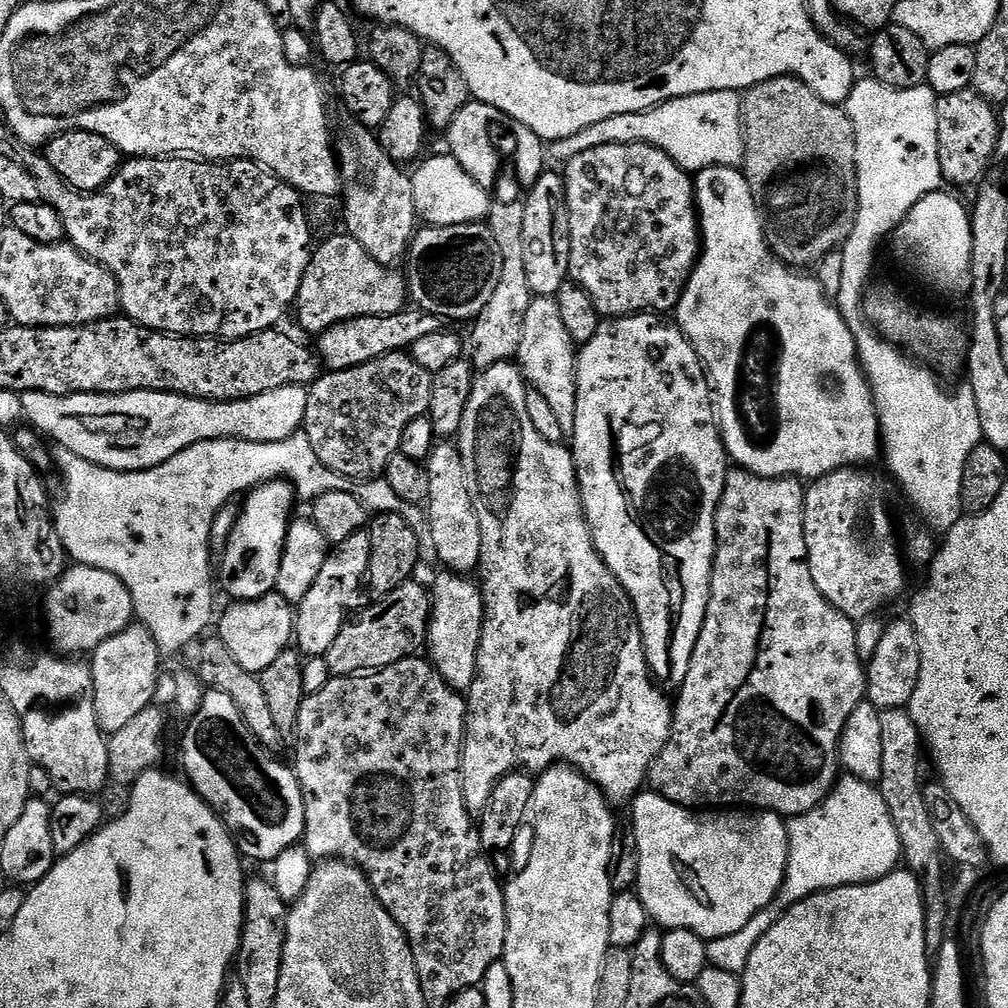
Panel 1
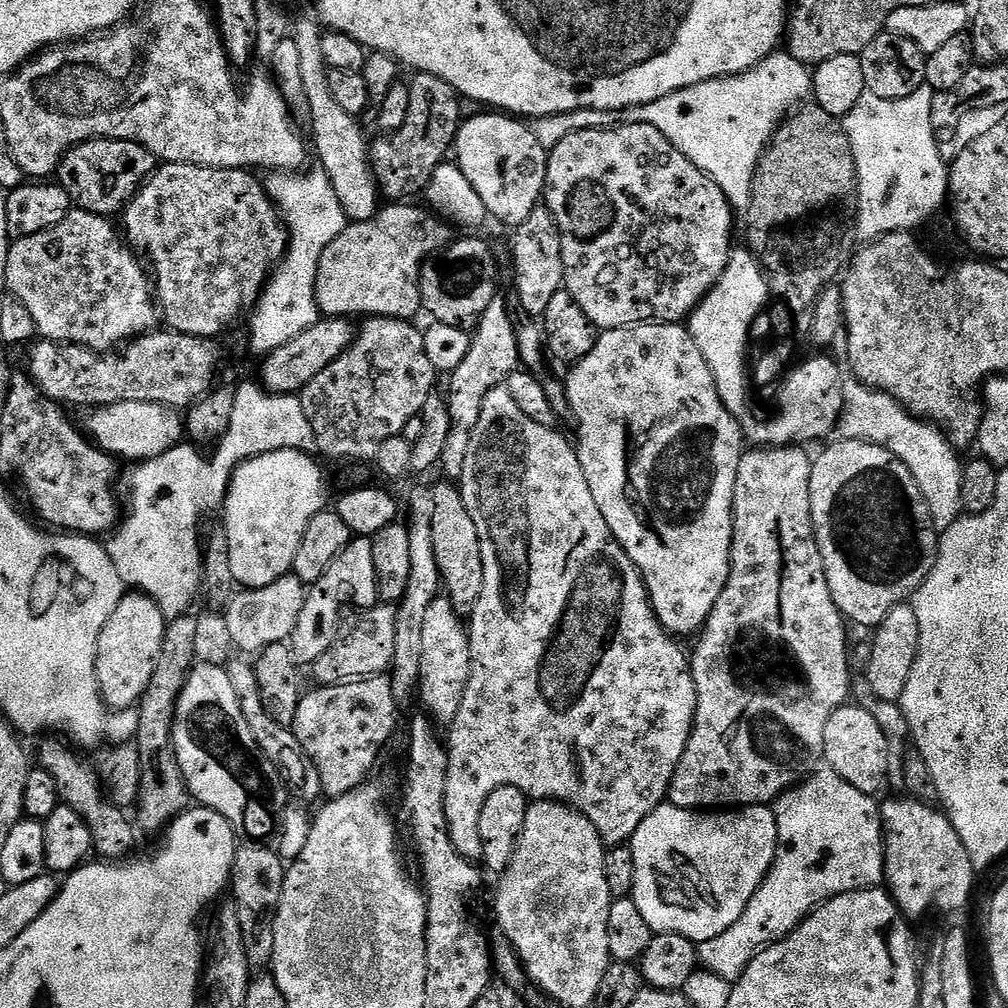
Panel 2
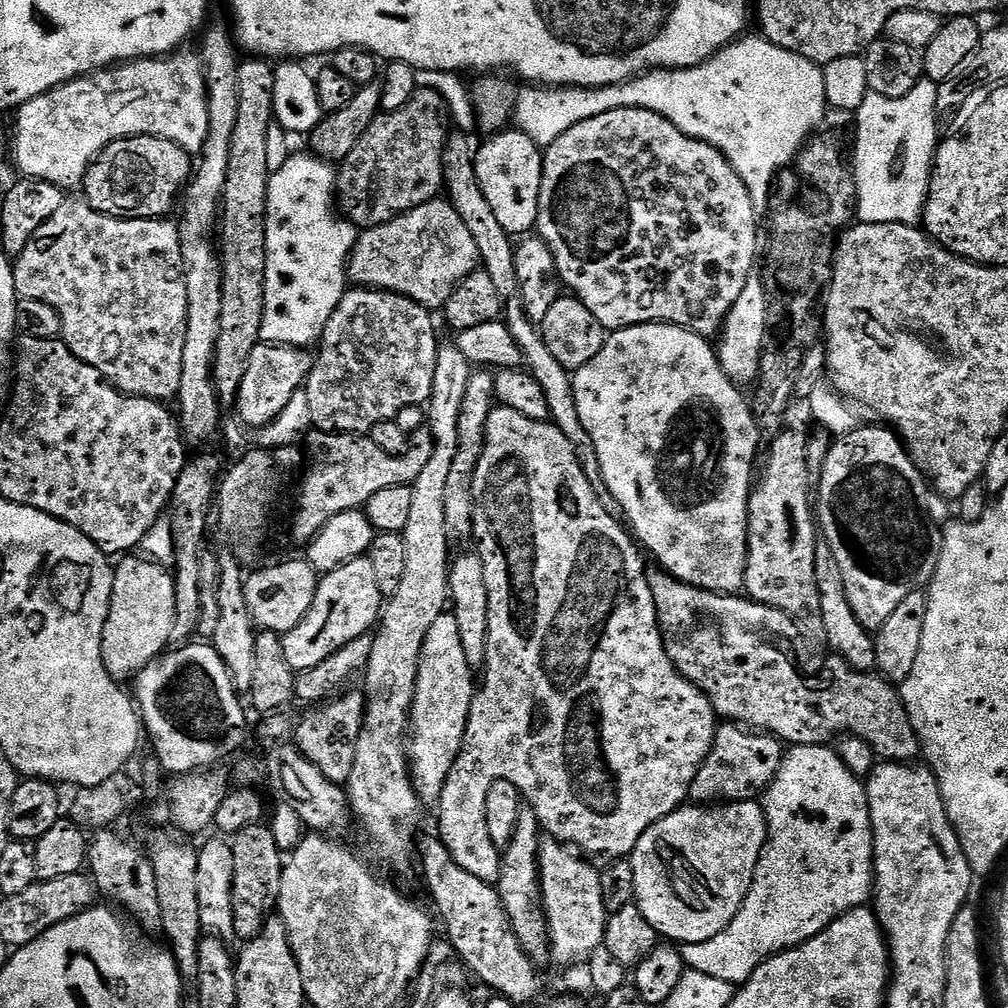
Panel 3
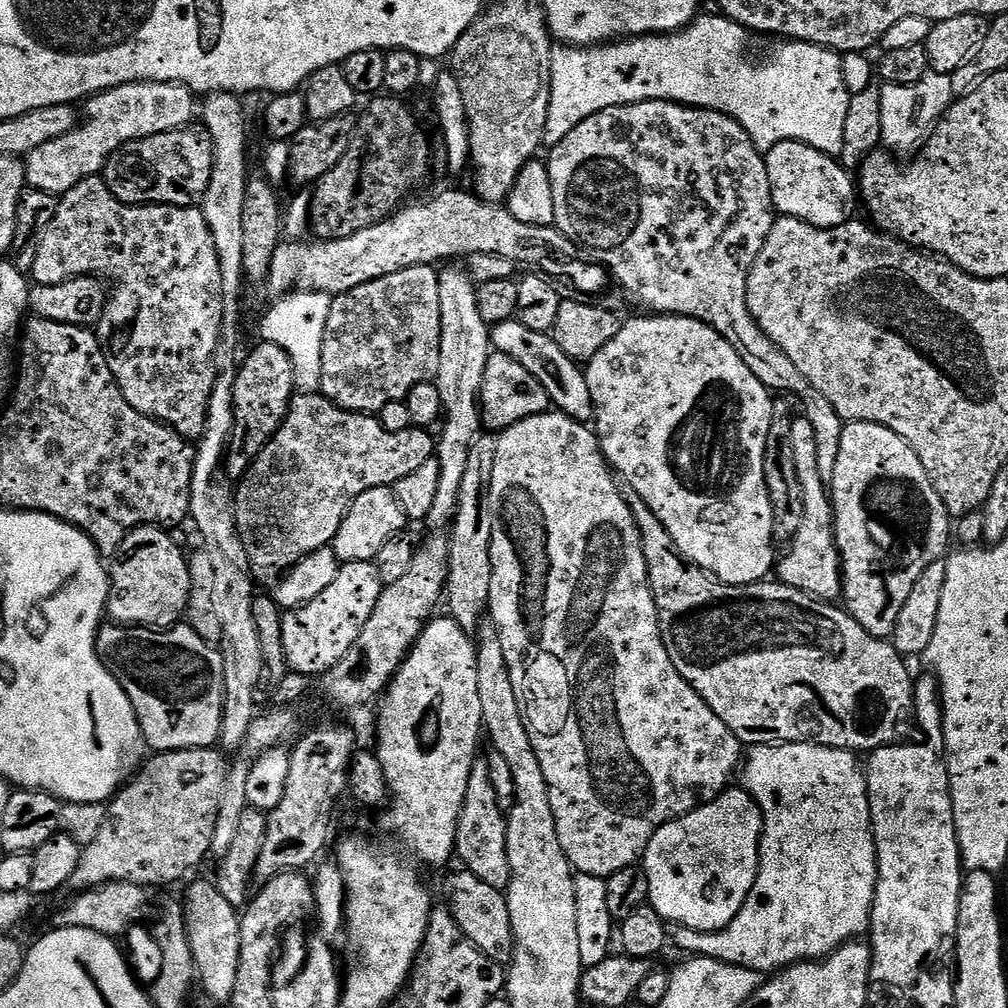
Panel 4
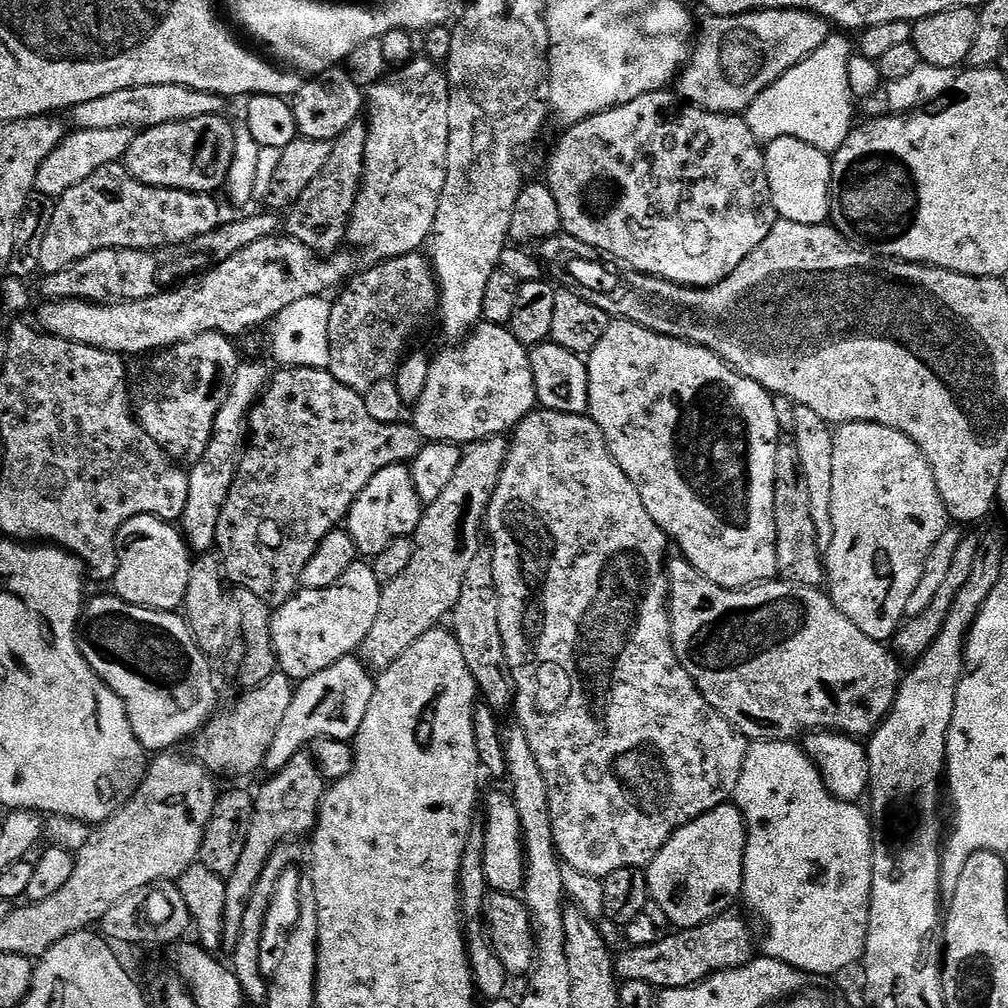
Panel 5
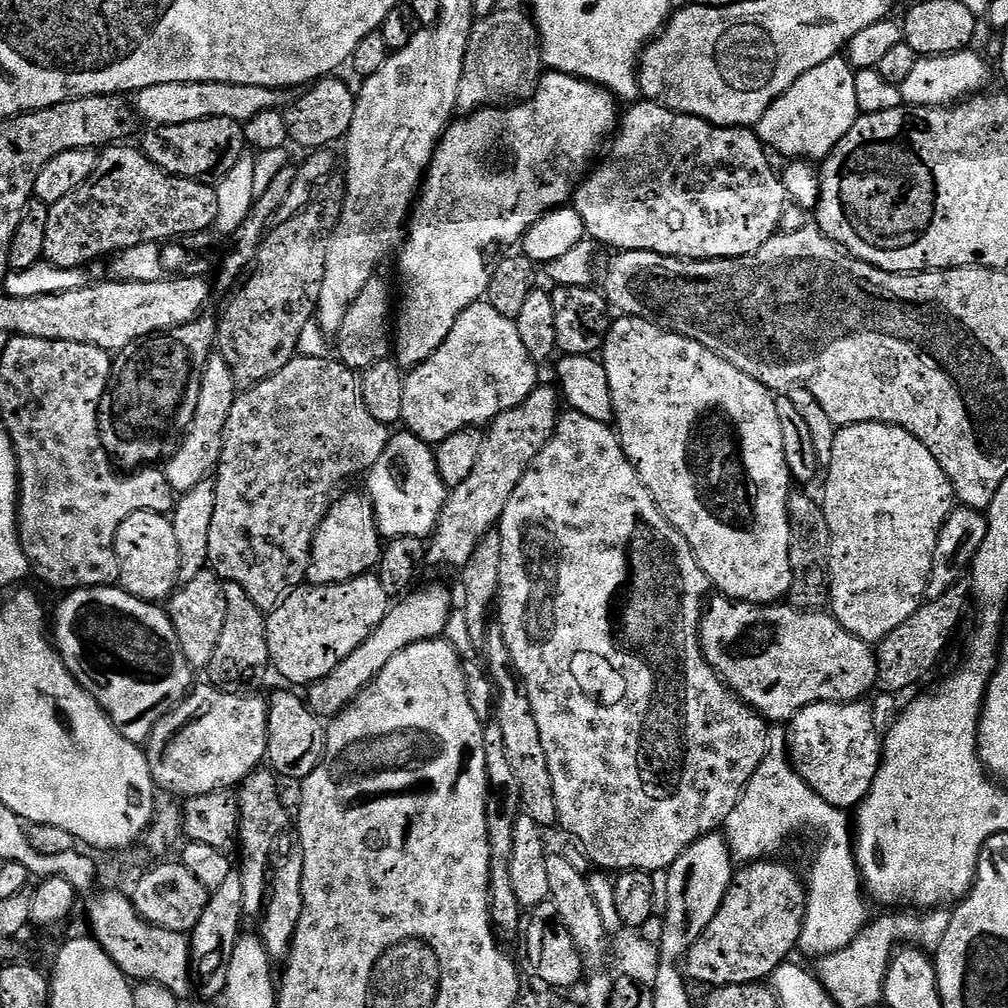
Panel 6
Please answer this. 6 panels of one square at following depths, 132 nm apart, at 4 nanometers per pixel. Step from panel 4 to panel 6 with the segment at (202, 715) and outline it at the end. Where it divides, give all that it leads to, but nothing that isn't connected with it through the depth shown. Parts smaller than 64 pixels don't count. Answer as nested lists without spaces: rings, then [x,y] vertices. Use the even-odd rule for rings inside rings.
[[[109,586],[107,588],[78,588],[74,592],[69,592],[63,597],[64,601],[56,608],[54,612],[54,643],[60,658],[63,660],[68,672],[74,679],[83,686],[91,696],[99,702],[100,707],[108,713],[108,719],[129,738],[146,738],[152,732],[152,725],[157,724],[167,712],[171,712],[185,696],[188,695],[193,687],[194,669],[192,663],[182,654],[182,646],[178,642],[178,634],[172,625],[172,619],[169,618],[167,611],[159,603],[140,600],[137,596],[131,596],[119,586]]]

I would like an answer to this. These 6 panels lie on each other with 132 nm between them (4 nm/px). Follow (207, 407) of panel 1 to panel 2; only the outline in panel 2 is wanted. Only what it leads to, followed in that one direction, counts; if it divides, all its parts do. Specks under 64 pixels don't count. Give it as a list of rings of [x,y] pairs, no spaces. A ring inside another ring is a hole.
[[[136,402],[112,404],[93,411],[89,416],[91,417],[88,420],[88,428],[86,427],[89,437],[105,452],[121,459],[124,457],[136,460],[132,462],[143,462],[160,456],[175,447],[184,436],[184,422],[181,415],[175,409],[165,408],[160,404]]]

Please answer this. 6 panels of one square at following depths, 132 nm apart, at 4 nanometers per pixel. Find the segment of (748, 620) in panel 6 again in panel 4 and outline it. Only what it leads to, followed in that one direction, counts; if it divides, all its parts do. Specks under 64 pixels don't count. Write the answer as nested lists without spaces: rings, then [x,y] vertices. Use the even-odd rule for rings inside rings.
[[[633,488],[623,489],[624,501],[628,503],[632,511],[632,517],[636,528],[640,532],[642,542],[642,554],[646,558],[646,570],[648,571],[648,585],[652,591],[652,597],[658,610],[658,622],[662,642],[666,646],[666,654],[670,654],[670,662],[674,662],[674,670],[682,674],[682,678],[698,695],[704,699],[706,706],[718,714],[722,722],[740,740],[741,745],[751,746],[754,744],[821,744],[827,748],[847,748],[849,752],[857,754],[868,754],[873,749],[884,748],[888,744],[897,743],[900,727],[909,723],[914,712],[914,701],[912,689],[914,687],[914,676],[908,673],[905,657],[887,639],[871,636],[862,628],[843,607],[835,608],[827,604],[827,599],[808,595],[800,589],[791,588],[789,584],[779,582],[761,582],[759,584],[723,584],[721,580],[708,575],[702,568],[689,564],[674,546],[674,538],[658,522],[654,510],[646,506],[646,502],[636,493]]]

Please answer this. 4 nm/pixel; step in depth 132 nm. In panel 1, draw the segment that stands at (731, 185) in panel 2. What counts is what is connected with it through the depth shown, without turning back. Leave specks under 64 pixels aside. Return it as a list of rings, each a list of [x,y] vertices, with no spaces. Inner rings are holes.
[[[707,92],[668,100],[657,108],[634,114],[618,114],[614,118],[605,118],[603,122],[594,122],[594,126],[586,126],[586,130],[578,130],[570,138],[553,140],[547,145],[546,156],[549,161],[557,160],[560,166],[566,166],[578,154],[585,150],[594,150],[598,146],[611,144],[653,144],[662,150],[689,174],[701,172],[704,168],[735,168],[744,162],[744,117],[742,115],[742,96],[740,92]]]

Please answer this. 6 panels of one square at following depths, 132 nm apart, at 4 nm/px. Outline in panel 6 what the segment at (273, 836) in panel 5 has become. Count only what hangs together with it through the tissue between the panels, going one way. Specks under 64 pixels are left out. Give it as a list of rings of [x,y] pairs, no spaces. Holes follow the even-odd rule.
[[[233,874],[226,882],[211,893],[208,905],[204,907],[202,918],[190,933],[190,968],[194,980],[200,983],[200,992],[204,996],[219,997],[228,981],[228,963],[236,949],[236,941],[242,935],[240,916],[245,915],[244,895],[239,875]]]

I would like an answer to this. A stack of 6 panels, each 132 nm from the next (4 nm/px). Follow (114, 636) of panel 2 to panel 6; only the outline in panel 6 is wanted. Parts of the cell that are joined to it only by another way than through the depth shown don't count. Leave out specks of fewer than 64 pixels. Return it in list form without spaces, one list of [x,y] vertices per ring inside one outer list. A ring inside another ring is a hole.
[[[159,512],[130,514],[118,530],[116,557],[120,567],[119,587],[149,602],[164,602],[171,597],[180,580],[180,555],[178,538],[167,515]]]

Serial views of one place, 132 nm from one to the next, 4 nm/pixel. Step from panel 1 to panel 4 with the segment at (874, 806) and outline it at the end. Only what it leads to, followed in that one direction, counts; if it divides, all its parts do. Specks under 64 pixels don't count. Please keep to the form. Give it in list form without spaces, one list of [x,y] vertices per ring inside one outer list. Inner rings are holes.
[[[754,744],[747,749],[746,759],[742,764],[742,772],[744,768],[744,781],[742,781],[742,787],[745,792],[748,792],[754,798],[754,802],[760,808],[760,813],[764,819],[764,829],[760,835],[760,865],[758,866],[758,874],[756,875],[756,881],[754,886],[750,890],[750,894],[746,898],[746,902],[742,902],[742,910],[738,910],[736,917],[722,929],[719,930],[697,930],[694,928],[687,928],[681,924],[674,924],[671,922],[665,923],[664,930],[667,939],[670,941],[671,947],[674,946],[680,952],[688,952],[684,954],[691,954],[692,956],[709,956],[715,960],[721,960],[727,964],[733,964],[734,966],[746,966],[746,970],[754,970],[761,974],[775,974],[785,968],[790,967],[792,964],[803,964],[809,960],[822,960],[828,956],[831,952],[836,952],[846,943],[849,943],[853,938],[860,938],[860,936],[869,931],[870,921],[872,918],[872,903],[874,902],[874,894],[876,893],[876,843],[874,842],[874,834],[872,833],[872,819],[870,818],[870,802],[868,801],[868,782],[866,779],[865,769],[858,761],[857,753],[849,752],[847,748],[827,748],[821,744]]]

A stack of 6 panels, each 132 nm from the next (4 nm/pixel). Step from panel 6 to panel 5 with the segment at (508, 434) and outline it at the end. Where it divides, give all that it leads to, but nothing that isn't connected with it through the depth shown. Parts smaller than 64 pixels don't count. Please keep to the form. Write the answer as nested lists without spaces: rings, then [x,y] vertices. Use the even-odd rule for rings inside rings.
[[[491,436],[488,440],[477,440],[476,443],[467,445],[458,462],[458,470],[454,470],[454,479],[446,486],[446,490],[442,490],[438,502],[429,504],[423,509],[414,533],[413,556],[409,565],[398,578],[381,587],[378,618],[374,618],[370,634],[366,634],[358,649],[358,659],[369,672],[379,674],[394,666],[394,662],[398,662],[398,658],[402,658],[402,654],[406,654],[406,650],[410,650],[410,646],[414,646],[414,642],[422,638],[422,634],[437,627],[443,621],[440,619],[443,616],[445,619],[458,602],[458,594],[462,594],[462,578],[466,578],[466,569],[482,550],[480,536],[482,540],[488,504],[498,486],[498,478],[504,468],[504,458],[508,454],[509,447],[509,441],[504,436]]]

